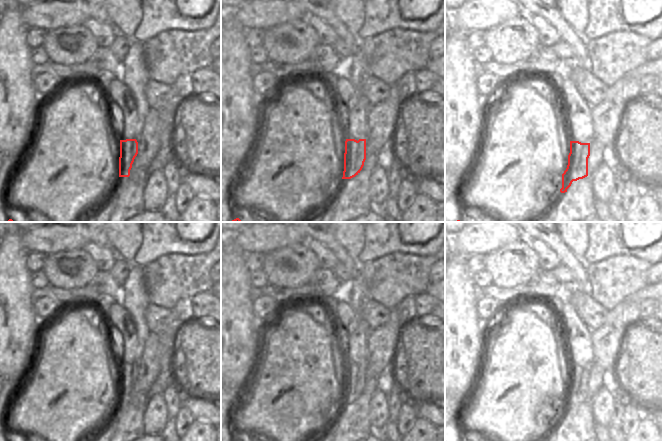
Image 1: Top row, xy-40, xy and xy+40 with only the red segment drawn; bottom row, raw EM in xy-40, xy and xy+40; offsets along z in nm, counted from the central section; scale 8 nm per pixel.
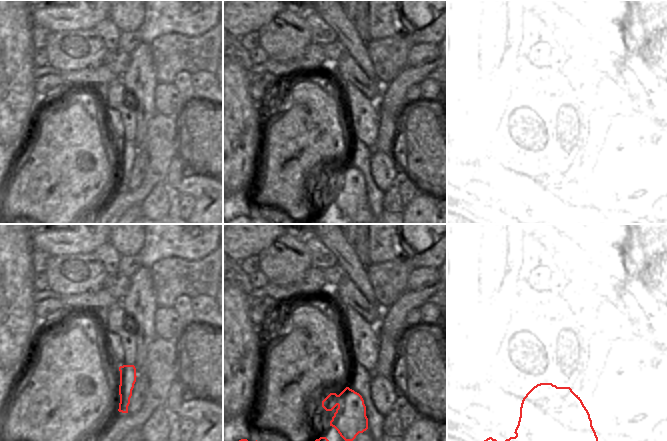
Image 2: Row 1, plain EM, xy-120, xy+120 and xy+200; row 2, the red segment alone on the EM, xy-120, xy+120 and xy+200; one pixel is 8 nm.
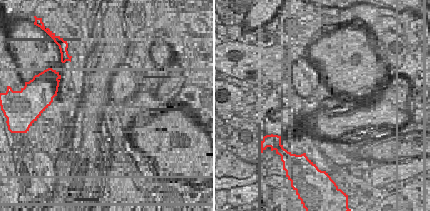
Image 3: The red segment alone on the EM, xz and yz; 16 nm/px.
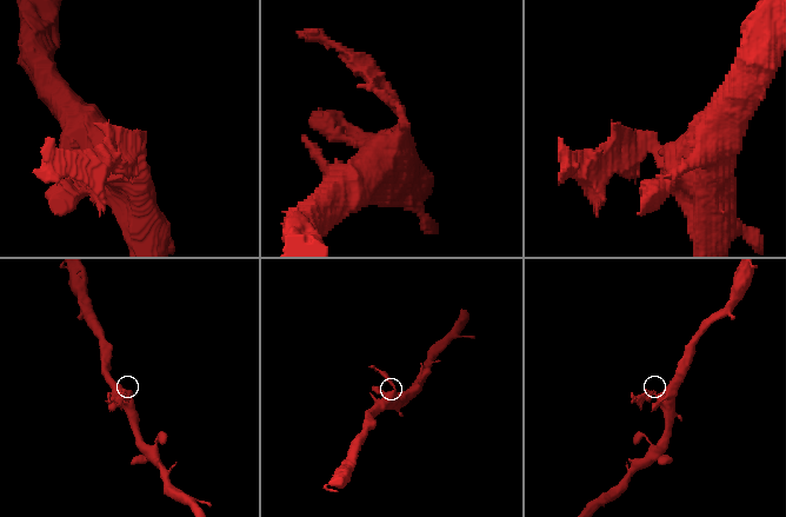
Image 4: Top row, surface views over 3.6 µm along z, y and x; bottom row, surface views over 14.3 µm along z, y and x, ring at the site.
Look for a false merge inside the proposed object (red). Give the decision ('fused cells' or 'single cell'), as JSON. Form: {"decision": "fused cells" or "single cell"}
{"decision": "fused cells"}

